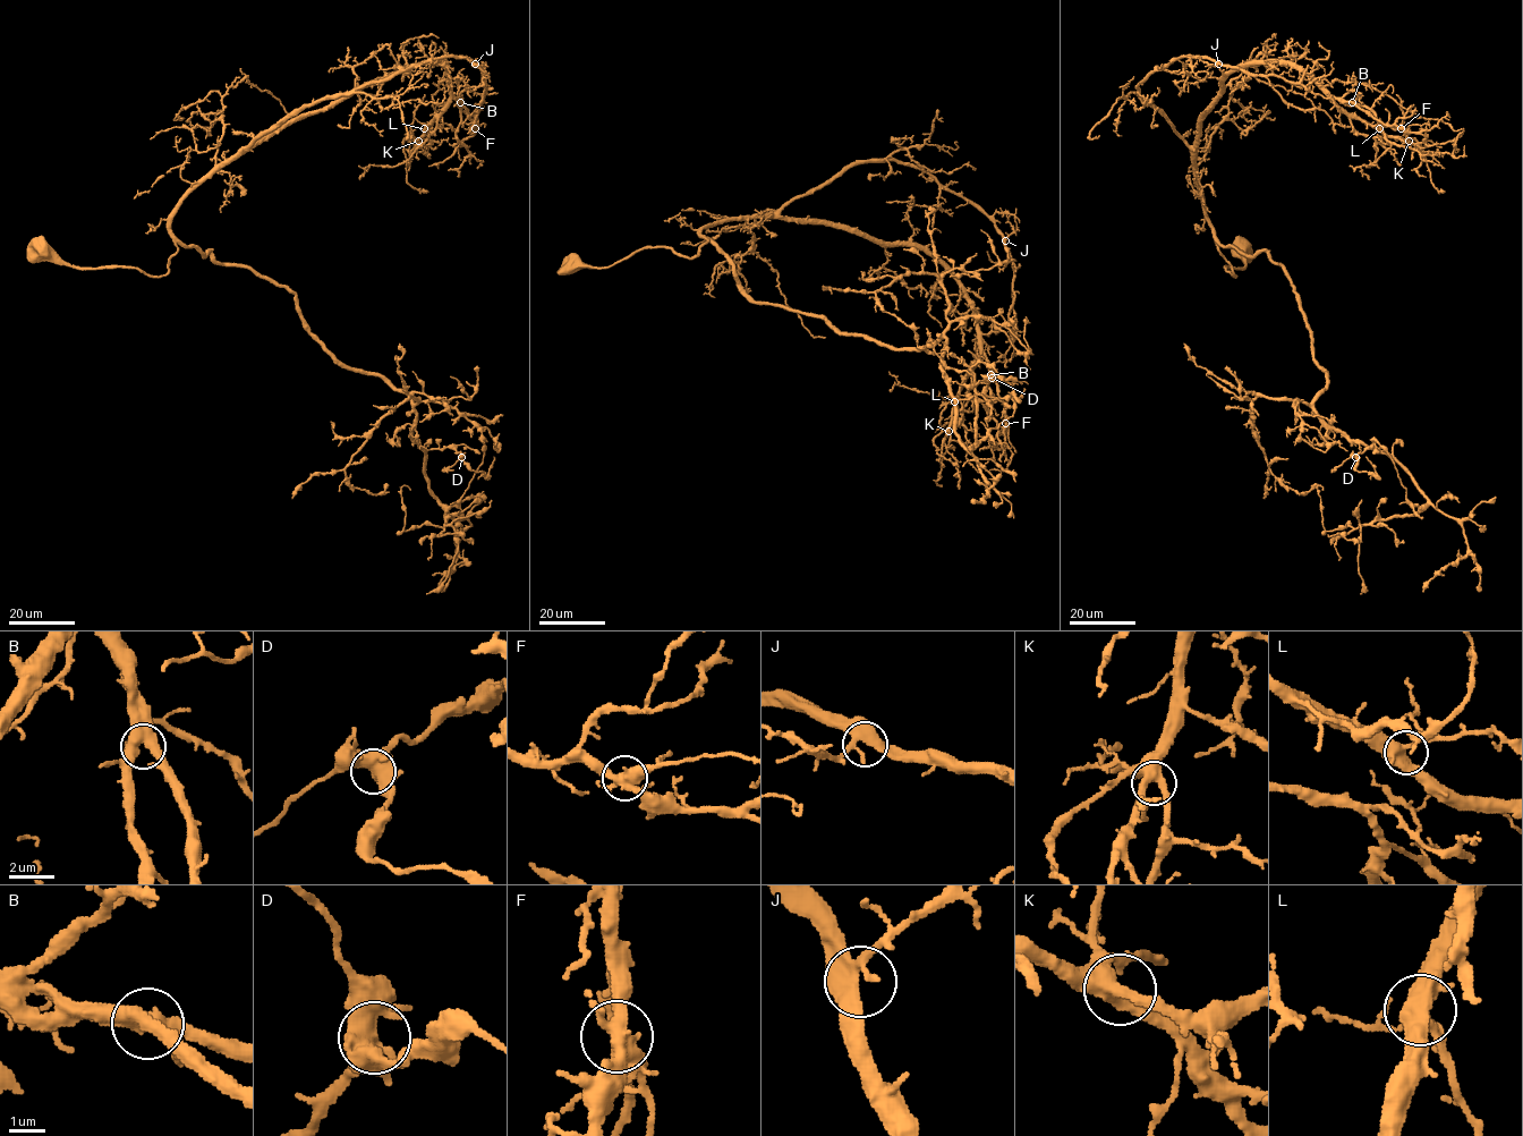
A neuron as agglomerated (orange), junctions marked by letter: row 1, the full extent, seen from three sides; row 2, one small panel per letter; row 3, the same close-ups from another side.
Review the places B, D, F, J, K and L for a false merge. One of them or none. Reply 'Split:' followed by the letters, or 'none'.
Split: F

